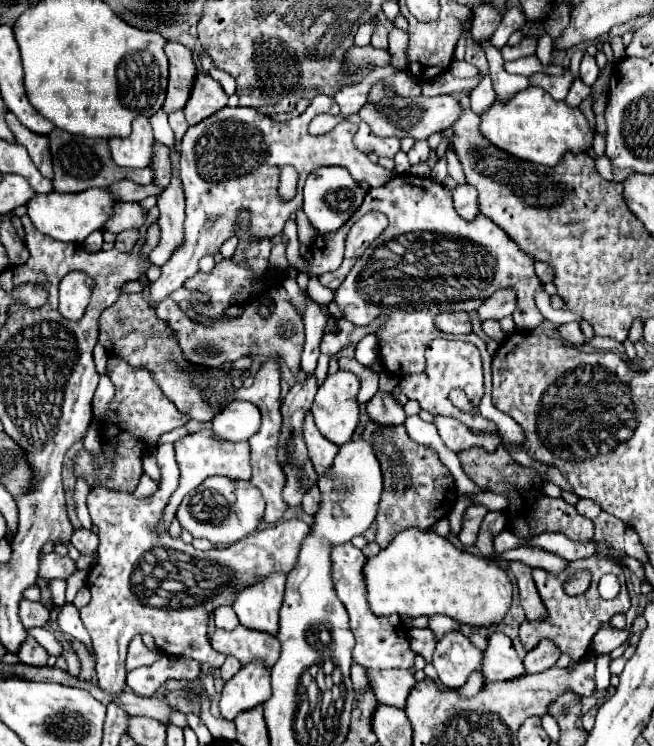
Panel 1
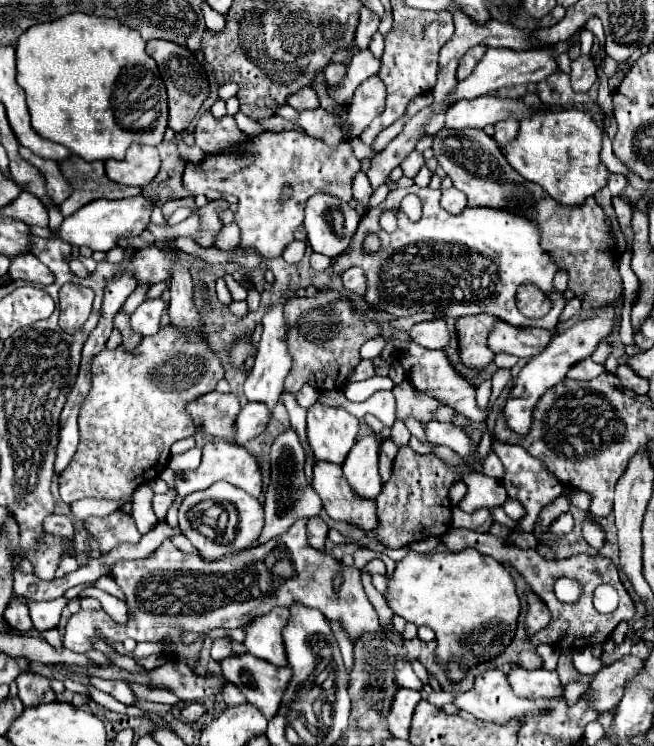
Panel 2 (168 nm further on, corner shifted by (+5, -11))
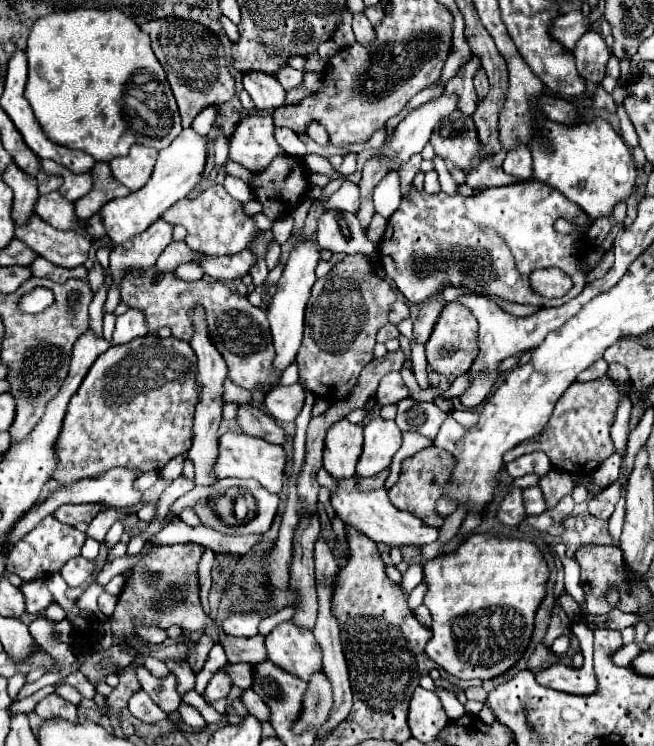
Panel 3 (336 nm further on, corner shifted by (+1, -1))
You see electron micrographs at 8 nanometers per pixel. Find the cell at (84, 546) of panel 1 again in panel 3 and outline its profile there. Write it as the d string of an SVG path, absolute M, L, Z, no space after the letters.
M91 503L91 505L61 505L53 517L63 521L63 523L69 523L69 525L77 525L81 521L85 523L91 523L91 519L103 509L103 505L99 503Z

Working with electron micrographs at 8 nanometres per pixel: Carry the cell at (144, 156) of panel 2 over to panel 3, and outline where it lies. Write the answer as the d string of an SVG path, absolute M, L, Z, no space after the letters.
M133 145L127 155L115 157L109 165L111 165L113 177L119 183L127 185L131 191L137 191L151 177L155 161L157 161L157 149L145 147L145 145Z

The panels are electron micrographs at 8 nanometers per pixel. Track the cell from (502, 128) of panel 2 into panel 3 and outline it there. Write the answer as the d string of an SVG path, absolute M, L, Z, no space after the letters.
M519 141L519 145L513 147L513 149L505 155L503 169L505 169L509 175L521 177L521 179L529 179L529 177L531 177L531 153L529 153L527 145L523 145L523 143Z

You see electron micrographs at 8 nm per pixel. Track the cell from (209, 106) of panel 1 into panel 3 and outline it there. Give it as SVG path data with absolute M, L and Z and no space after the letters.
M269 115L243 117L229 137L229 159L251 171L265 169L279 153L283 149L273 137L273 119Z

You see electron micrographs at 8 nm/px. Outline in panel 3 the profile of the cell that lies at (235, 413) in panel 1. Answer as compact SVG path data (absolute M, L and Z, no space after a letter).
M299 383L289 387L273 387L269 393L265 393L263 409L267 409L267 413L273 419L293 421L299 409L303 407L303 401L305 401L305 389Z

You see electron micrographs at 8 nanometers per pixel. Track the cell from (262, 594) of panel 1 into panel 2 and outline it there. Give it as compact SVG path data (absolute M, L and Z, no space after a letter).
M275 607L271 613L255 619L245 627L245 647L251 655L269 661L277 667L289 667L283 647L283 627L287 625L289 609Z

